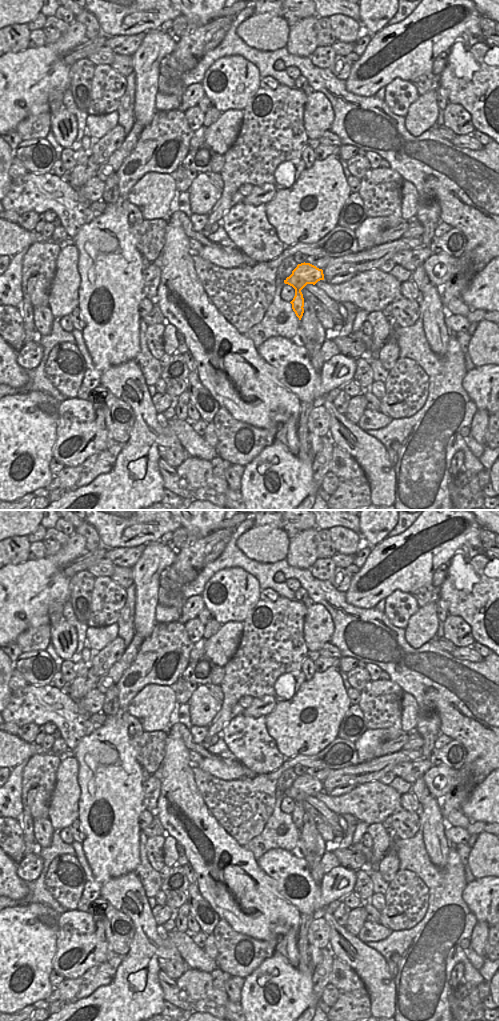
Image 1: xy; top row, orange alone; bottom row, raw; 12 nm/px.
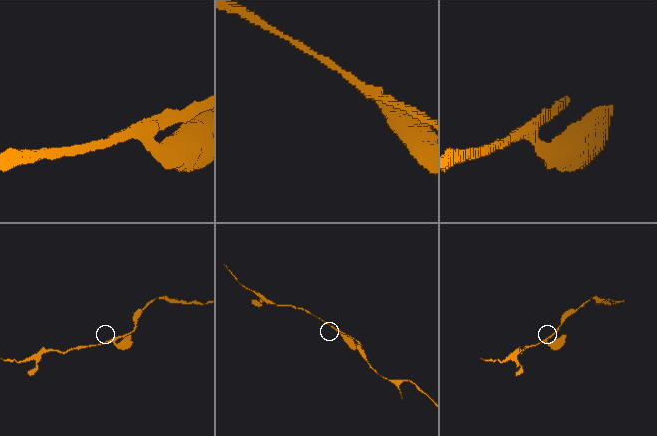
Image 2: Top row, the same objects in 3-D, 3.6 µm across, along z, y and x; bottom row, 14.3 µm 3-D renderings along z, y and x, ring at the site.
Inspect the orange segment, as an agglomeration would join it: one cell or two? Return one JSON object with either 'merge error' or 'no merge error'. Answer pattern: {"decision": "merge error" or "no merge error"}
{"decision": "no merge error"}

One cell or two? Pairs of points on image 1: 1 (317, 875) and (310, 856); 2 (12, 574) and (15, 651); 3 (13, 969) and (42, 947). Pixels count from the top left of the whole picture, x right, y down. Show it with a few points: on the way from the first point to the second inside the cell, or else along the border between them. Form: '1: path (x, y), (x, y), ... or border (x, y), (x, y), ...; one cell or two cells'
1: path (315, 870), (313, 861); one cell
2: border (10, 642), (15, 643); two cells
3: path (16, 961), (30, 947), (34, 947); one cell

